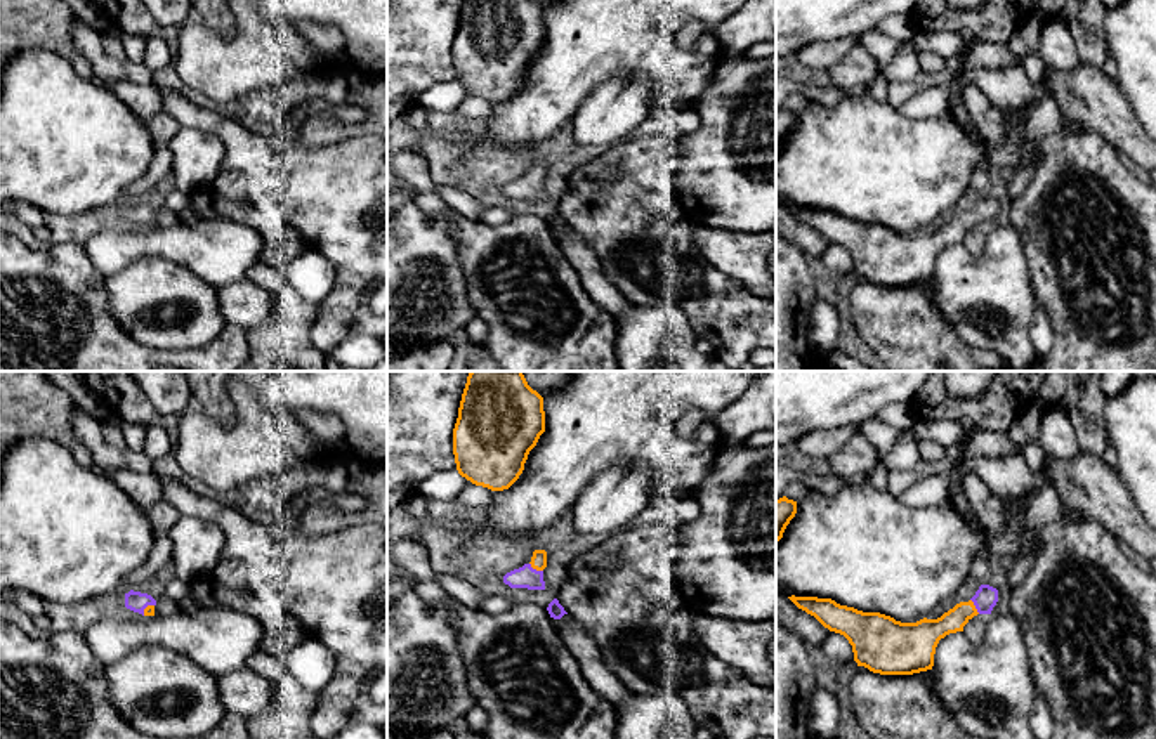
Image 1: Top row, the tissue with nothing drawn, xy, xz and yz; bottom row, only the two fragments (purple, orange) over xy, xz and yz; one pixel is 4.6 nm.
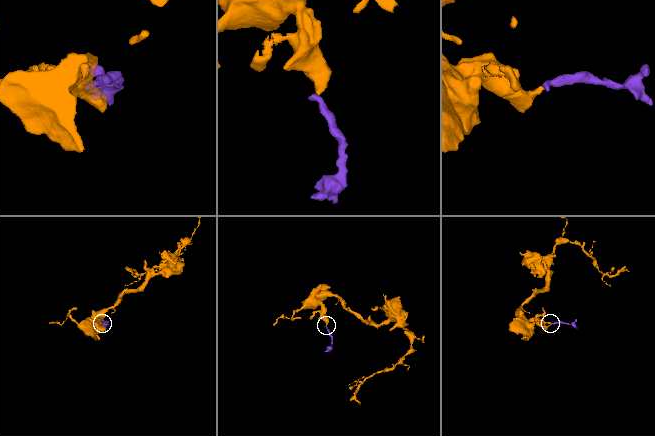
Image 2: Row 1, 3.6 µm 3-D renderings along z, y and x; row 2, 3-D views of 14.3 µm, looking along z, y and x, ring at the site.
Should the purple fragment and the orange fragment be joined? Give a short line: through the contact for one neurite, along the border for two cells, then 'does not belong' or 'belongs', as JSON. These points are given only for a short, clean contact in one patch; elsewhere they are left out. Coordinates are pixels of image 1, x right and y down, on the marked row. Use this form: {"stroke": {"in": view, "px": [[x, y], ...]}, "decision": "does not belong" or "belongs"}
{"stroke": {"in": "xz", "px": [[526, 576], [535, 569], [538, 561]]}, "decision": "belongs"}

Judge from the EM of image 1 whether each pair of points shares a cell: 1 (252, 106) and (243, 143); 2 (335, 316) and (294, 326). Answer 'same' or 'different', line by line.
1: different
2: different

